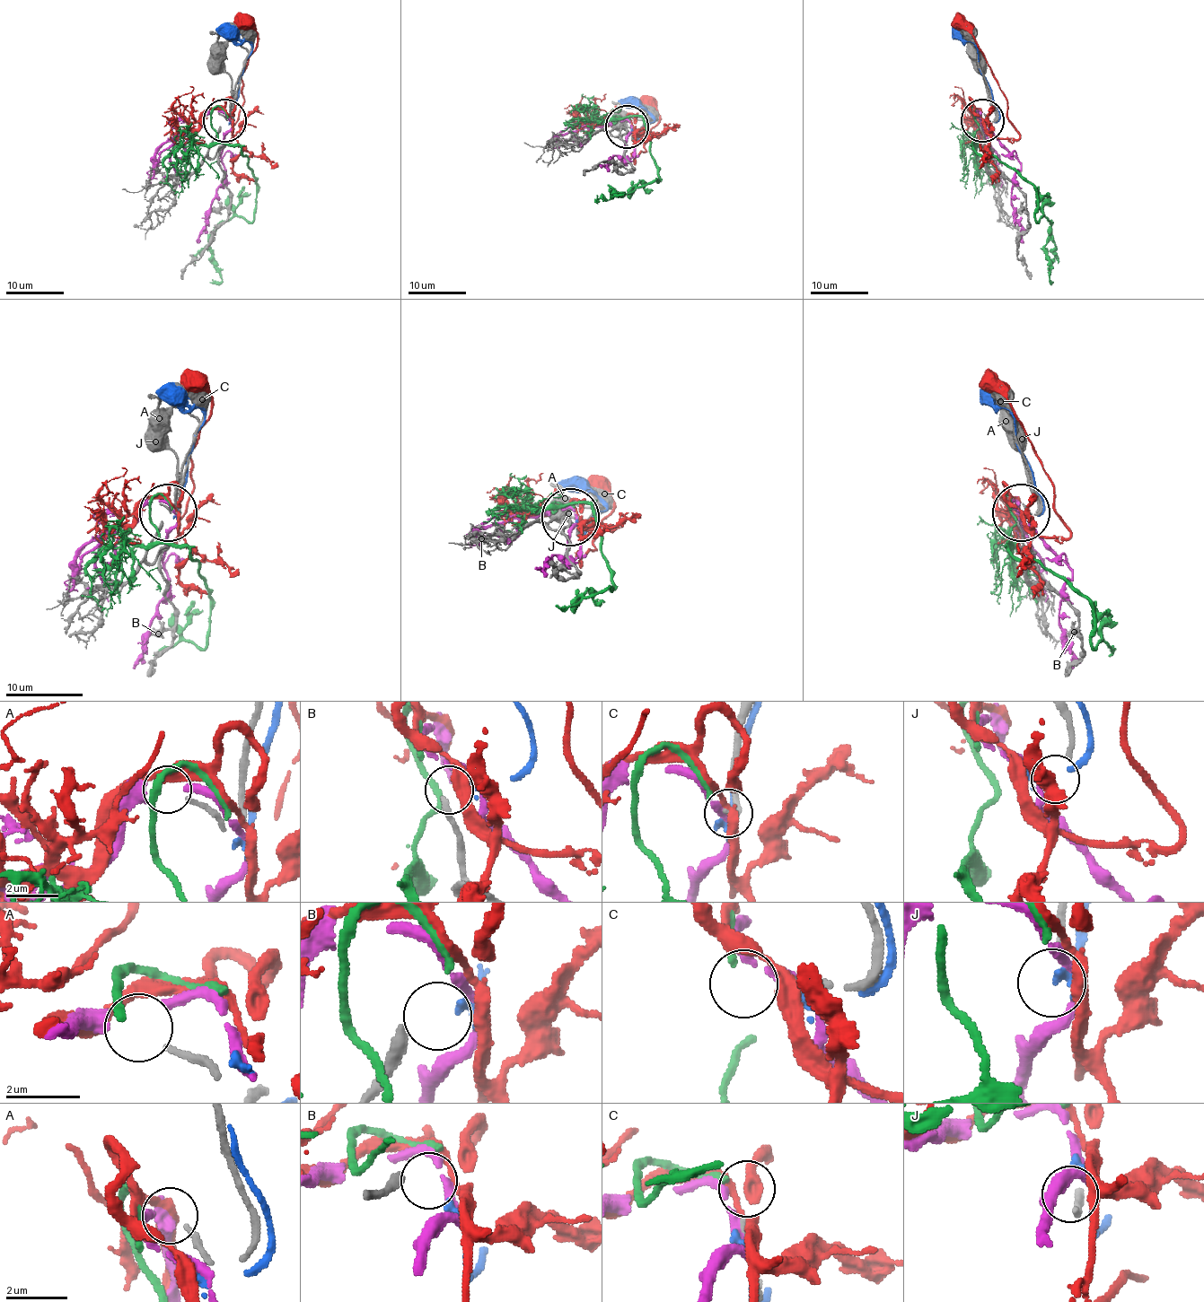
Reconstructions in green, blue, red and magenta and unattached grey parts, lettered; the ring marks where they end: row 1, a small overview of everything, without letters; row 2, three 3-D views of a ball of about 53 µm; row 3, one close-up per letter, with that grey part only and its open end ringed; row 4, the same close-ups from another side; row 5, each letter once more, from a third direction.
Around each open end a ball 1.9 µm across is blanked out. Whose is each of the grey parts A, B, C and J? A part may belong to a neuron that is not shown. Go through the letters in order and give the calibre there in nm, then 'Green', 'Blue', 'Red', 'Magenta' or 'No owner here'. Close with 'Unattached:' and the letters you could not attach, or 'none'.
A: Thickness 170 nm. Magenta
B: Thickness 240 nm. Blue
C: Thickness 200 nm. Green
J: Thickness 190 nm. No owner here
Unattached: J

